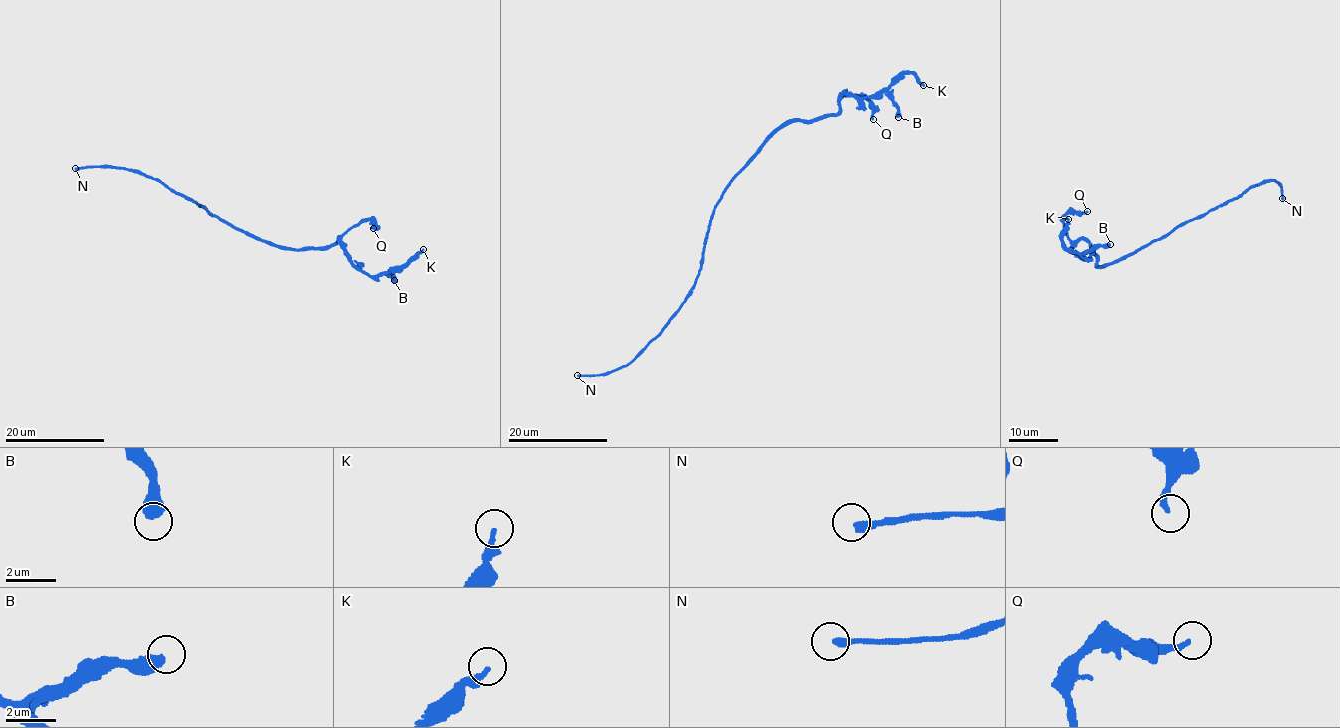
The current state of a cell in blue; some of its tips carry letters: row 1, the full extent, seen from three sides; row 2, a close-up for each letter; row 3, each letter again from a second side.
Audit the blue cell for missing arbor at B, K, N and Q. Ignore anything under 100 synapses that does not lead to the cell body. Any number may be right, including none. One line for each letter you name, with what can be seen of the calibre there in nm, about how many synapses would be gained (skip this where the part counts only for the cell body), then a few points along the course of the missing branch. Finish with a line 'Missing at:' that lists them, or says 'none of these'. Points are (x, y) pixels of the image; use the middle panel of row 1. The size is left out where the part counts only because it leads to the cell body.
N: calibre 280 nm; 200 synapses
Missing at: N

